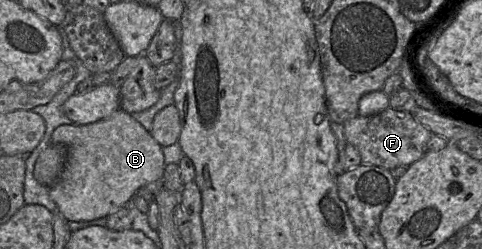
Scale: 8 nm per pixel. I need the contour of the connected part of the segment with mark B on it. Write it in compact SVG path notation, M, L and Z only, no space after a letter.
M118 109L110 116L86 125L60 125L51 136L51 143L67 147L67 159L59 180L50 187L50 197L67 221L92 221L107 217L126 207L140 187L162 180L165 161L160 146L131 114Z

